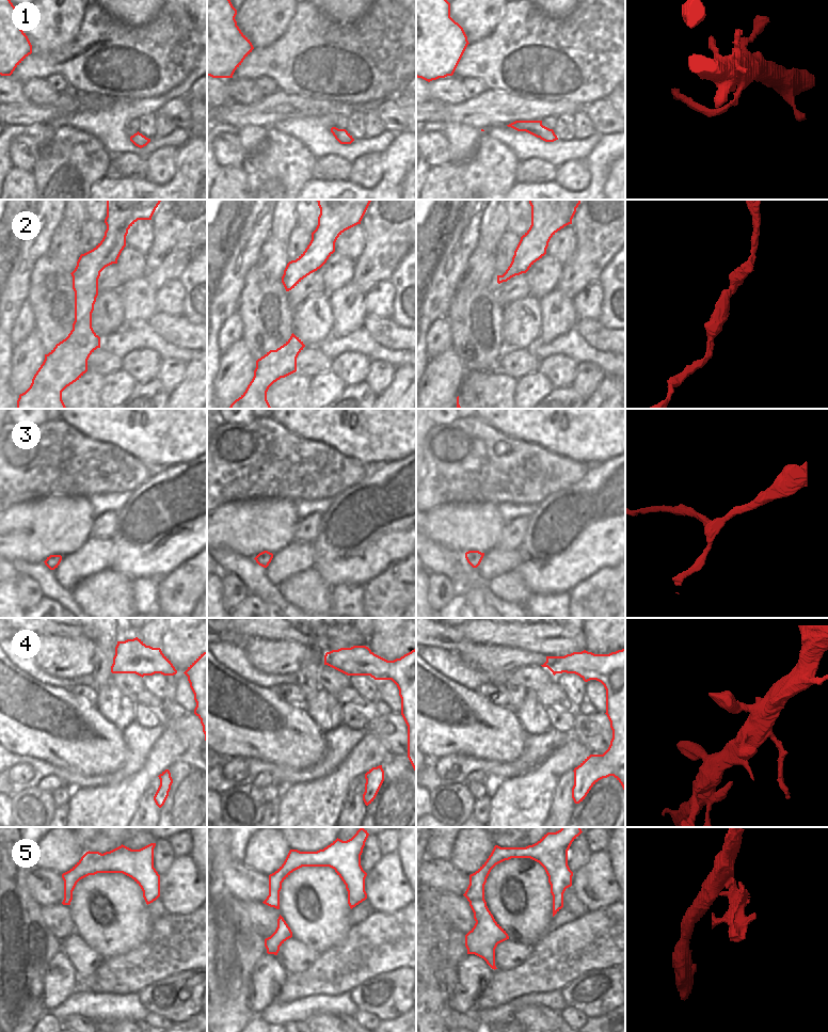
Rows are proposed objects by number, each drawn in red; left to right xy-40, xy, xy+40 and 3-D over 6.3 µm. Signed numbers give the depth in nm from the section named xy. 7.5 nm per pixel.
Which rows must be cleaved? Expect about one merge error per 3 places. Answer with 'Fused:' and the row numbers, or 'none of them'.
Fused: 1

